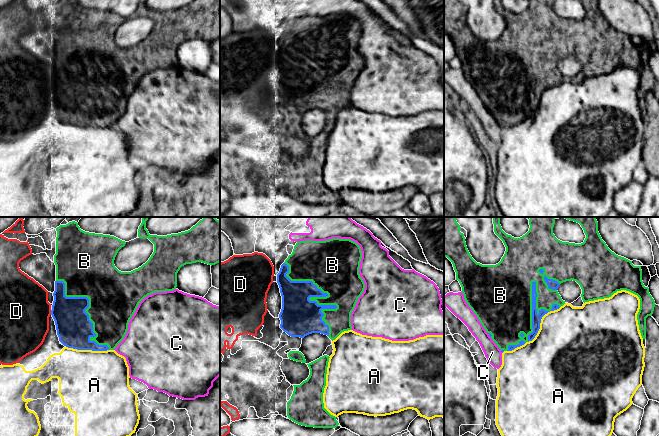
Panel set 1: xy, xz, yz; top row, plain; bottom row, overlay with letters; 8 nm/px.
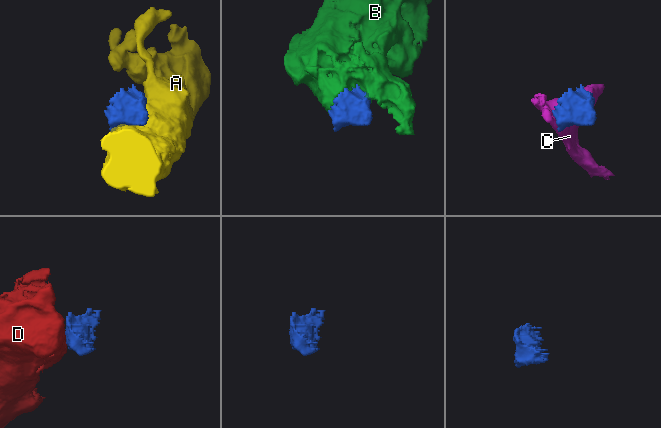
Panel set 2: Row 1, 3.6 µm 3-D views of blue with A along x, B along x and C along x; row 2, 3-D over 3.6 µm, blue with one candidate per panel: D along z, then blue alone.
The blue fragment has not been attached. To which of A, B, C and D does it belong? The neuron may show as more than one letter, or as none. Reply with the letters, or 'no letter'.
B, D

